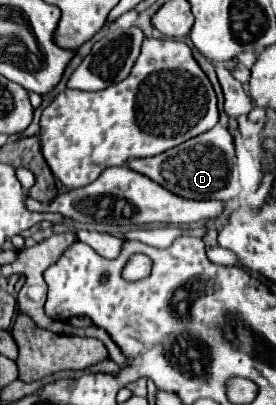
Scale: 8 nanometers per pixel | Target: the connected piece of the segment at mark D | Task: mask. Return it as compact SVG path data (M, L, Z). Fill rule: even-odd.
M217 124L209 132L195 136L159 156L153 158L139 158L127 160L127 166L153 182L161 184L169 192L187 198L187 200L231 200L239 194L239 178L237 178L237 164L235 164L235 150L233 138L225 126ZM161 166L163 166L163 180L161 180ZM179 186L179 188L177 188Z

